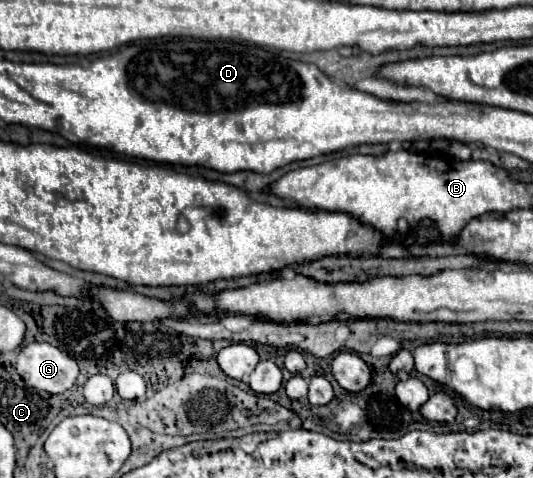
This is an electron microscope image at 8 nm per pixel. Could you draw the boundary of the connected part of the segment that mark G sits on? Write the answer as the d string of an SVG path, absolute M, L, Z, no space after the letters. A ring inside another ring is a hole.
M33 342L21 348L17 372L27 386L39 392L63 394L75 384L79 366L59 348L47 342Z

